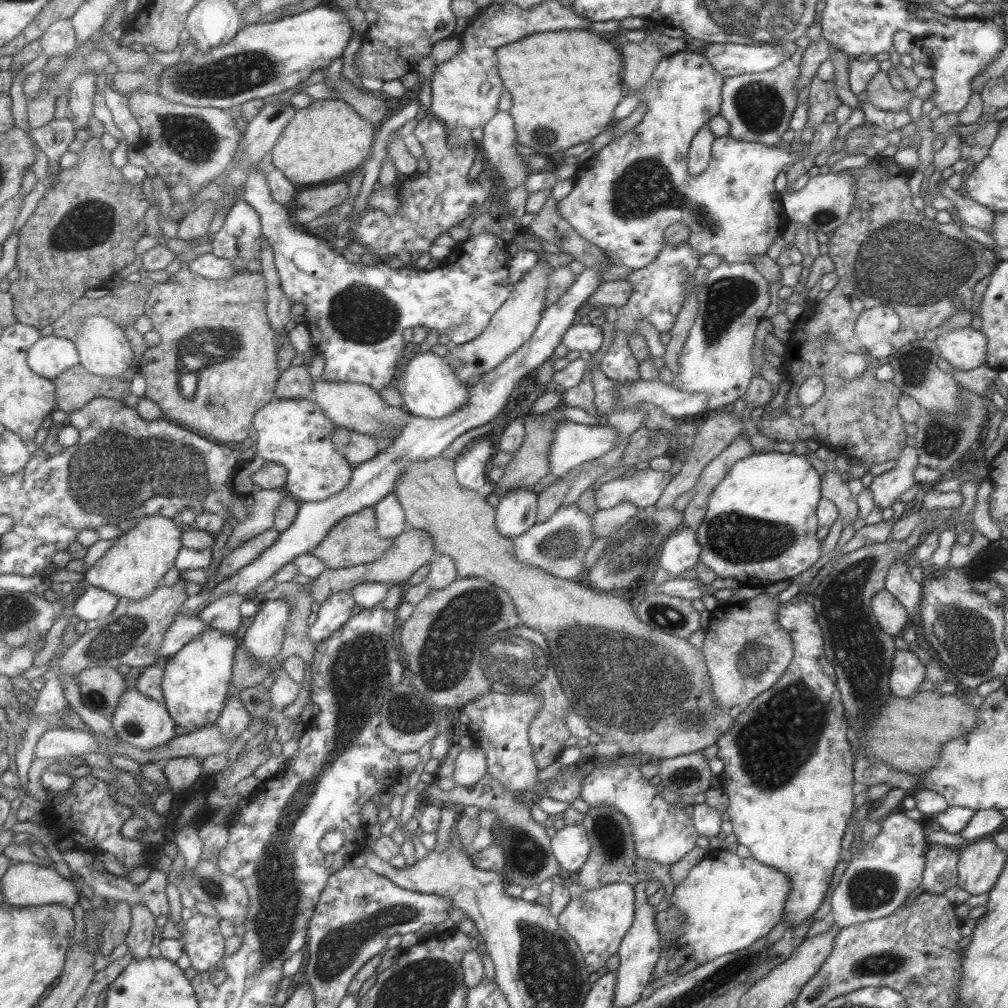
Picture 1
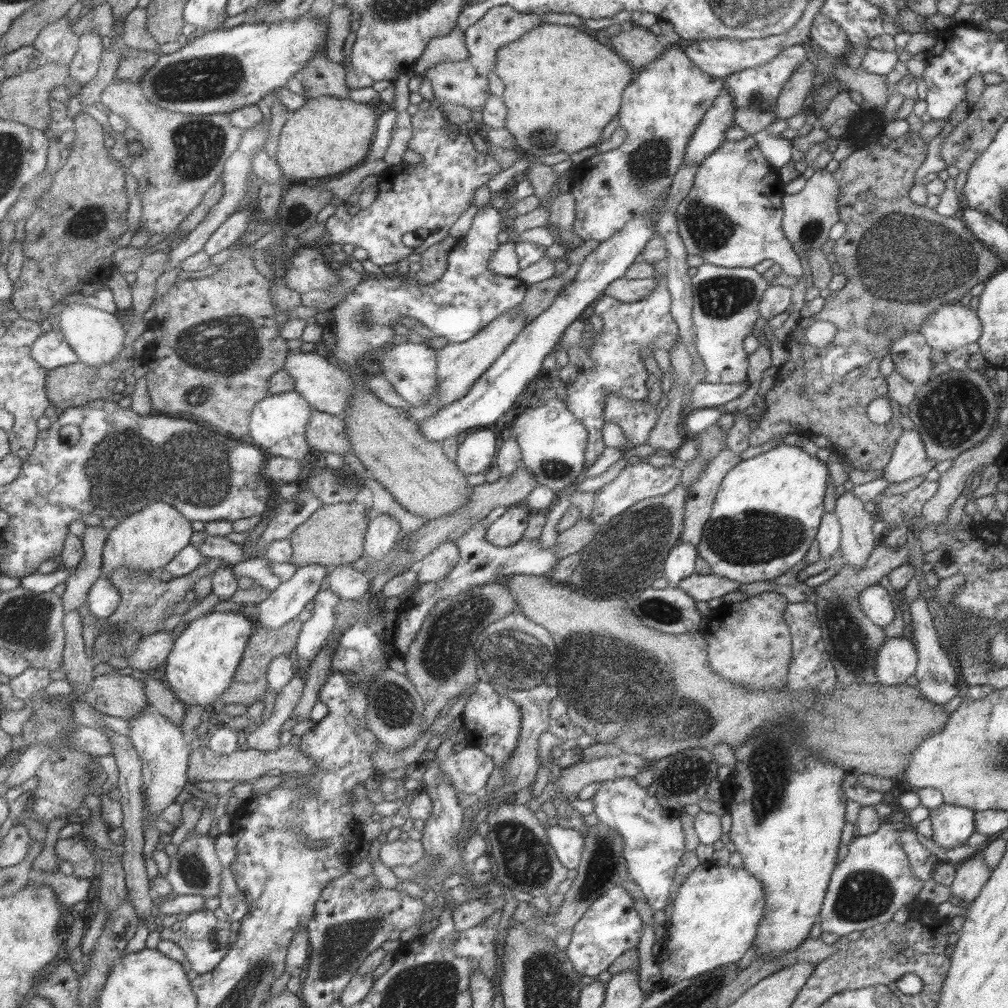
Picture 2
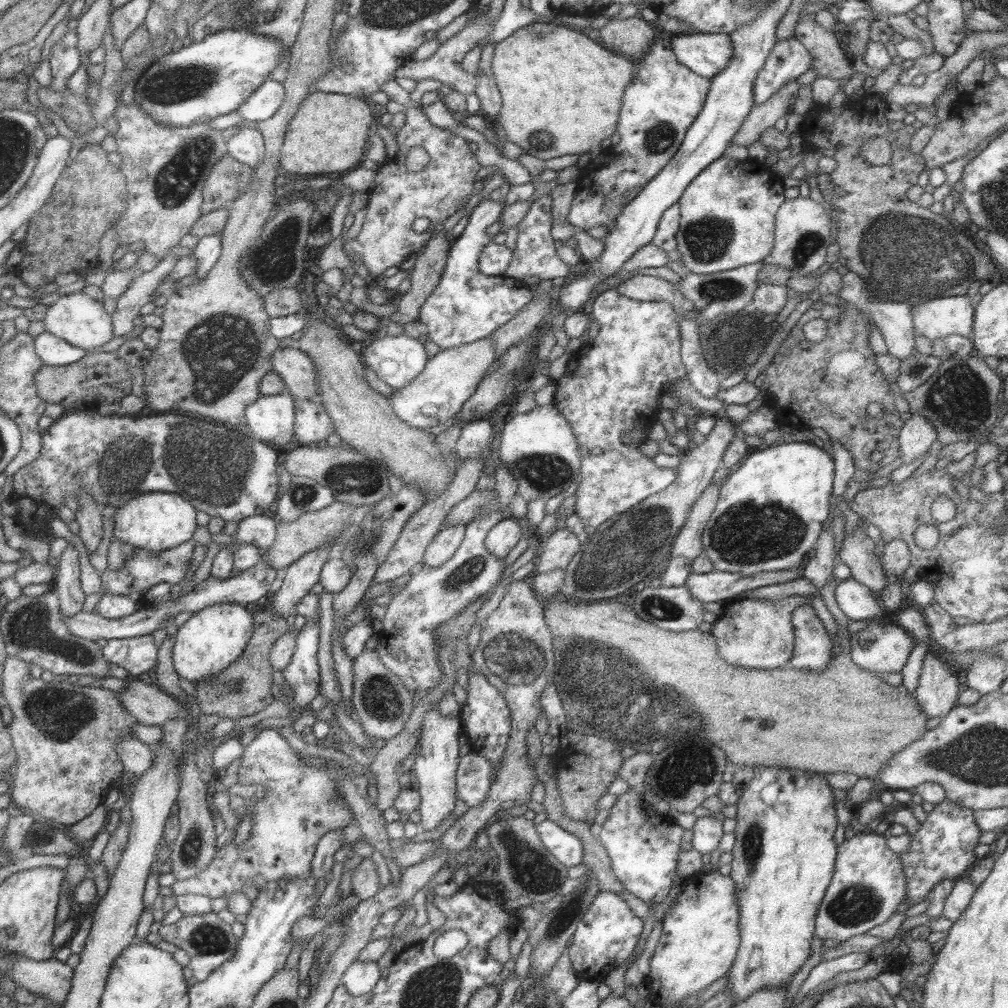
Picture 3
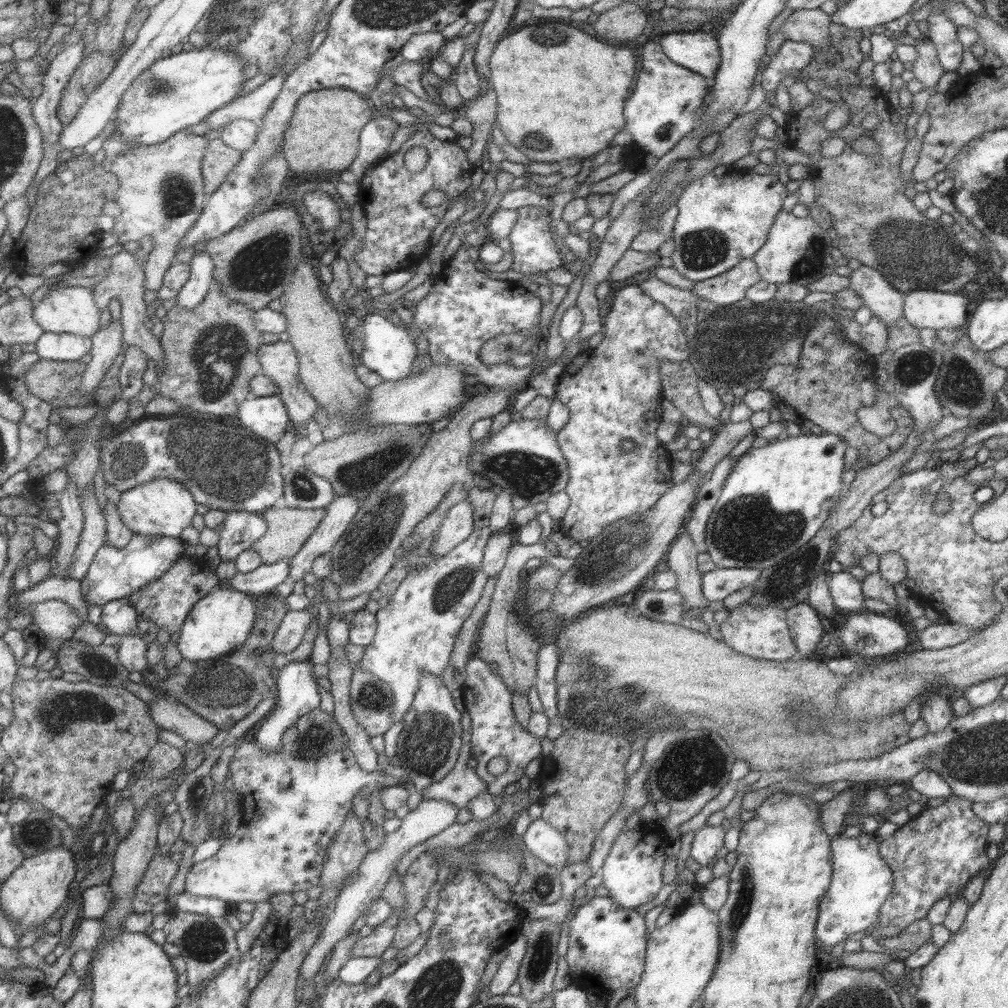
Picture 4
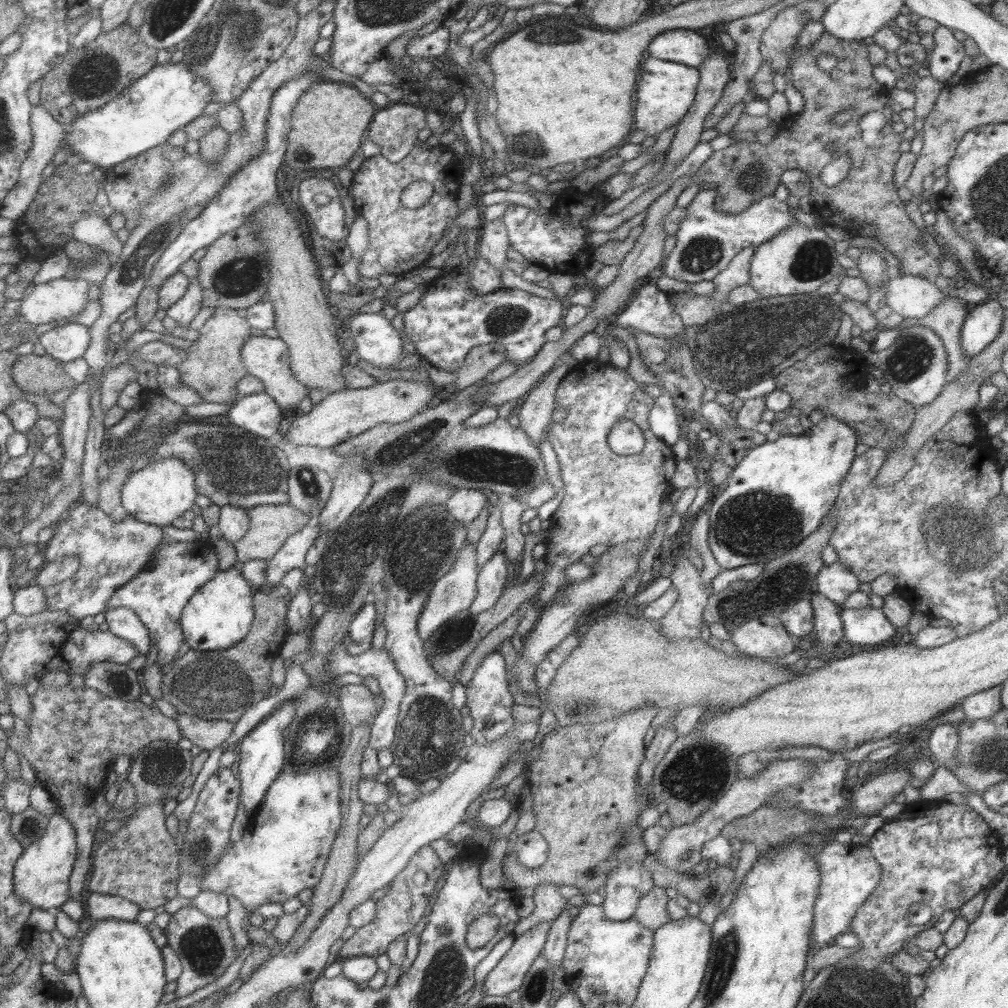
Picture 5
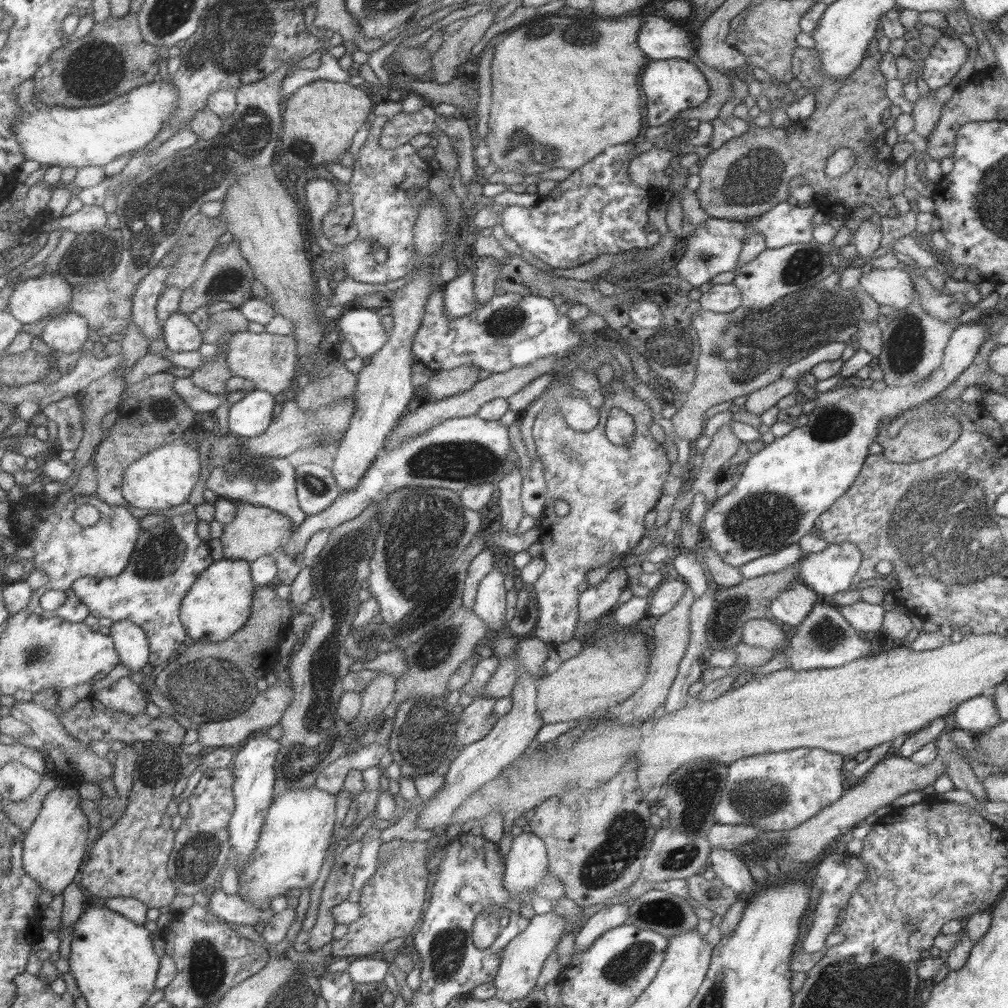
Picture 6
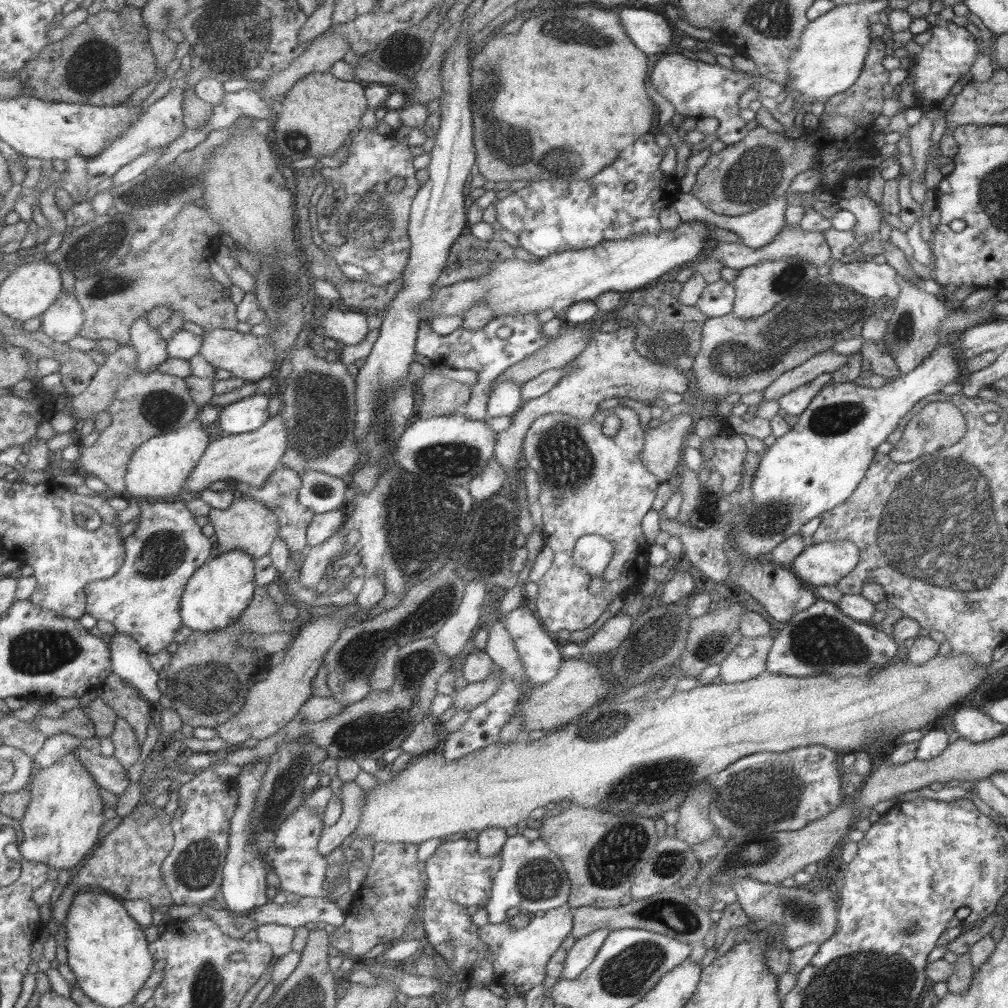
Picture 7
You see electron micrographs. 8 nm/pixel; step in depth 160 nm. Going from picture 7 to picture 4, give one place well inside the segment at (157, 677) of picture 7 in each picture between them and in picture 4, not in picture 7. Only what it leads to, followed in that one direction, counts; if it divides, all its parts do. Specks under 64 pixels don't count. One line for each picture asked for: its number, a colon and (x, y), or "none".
4: (118, 616)
5: (122, 622)
6: (130, 642)

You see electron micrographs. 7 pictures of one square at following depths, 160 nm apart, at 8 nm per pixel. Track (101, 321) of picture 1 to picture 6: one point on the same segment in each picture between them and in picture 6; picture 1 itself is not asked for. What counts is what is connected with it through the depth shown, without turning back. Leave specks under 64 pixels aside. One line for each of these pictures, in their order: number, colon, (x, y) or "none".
2: (96, 337)
3: (80, 321)
4: (72, 310)
5: (60, 300)
6: (32, 299)

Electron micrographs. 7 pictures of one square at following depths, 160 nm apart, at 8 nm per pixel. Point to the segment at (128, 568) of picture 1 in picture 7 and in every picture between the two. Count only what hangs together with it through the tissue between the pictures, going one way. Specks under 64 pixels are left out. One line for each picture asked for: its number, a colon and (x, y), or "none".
2: (147, 540)
3: (156, 522)
4: (164, 507)
5: (162, 491)
6: (164, 477)
7: (158, 469)

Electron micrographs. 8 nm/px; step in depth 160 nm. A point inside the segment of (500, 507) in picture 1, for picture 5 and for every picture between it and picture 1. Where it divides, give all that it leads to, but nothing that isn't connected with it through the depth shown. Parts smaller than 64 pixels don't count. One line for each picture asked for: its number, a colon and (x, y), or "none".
2: (509, 528)
3: (500, 540)
4: (495, 552)
5: (491, 579)

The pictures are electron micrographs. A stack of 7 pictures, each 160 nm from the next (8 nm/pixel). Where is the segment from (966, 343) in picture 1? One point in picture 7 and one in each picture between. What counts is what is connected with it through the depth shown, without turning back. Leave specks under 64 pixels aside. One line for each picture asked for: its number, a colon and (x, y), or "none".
2: (951, 325)
3: (937, 318)
4: (932, 309)
5: (910, 296)
6: (892, 287)
7: (874, 281)

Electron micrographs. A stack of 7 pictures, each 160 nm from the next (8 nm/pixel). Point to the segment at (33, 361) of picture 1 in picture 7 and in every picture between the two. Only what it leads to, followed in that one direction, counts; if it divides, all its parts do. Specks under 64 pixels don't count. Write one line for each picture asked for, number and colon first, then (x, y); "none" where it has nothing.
2: (50, 350)
3: (53, 351)
4: (51, 346)
5: (67, 341)
6: (65, 333)
7: (62, 320)

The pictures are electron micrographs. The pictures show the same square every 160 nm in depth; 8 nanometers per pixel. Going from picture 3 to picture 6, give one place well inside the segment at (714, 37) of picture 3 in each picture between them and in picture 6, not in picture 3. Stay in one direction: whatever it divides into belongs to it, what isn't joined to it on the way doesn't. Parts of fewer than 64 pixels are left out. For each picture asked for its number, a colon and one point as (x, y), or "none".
4: (698, 51)
5: (682, 46)
6: (659, 38)

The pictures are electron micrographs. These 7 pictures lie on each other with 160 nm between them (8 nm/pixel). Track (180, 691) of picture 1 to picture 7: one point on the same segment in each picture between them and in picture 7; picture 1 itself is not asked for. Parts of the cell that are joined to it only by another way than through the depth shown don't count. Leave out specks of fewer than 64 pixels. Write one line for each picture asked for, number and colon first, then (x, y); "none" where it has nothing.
2: (202, 660)
3: (211, 639)
4: (217, 624)
5: (219, 614)
6: (217, 604)
7: (216, 594)

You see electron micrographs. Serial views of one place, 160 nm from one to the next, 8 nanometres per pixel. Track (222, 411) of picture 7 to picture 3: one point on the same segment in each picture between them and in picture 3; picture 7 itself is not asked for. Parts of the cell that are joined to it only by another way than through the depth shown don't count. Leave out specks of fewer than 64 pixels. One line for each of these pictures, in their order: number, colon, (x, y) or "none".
3: (271, 418)
4: (266, 417)
5: (259, 414)
6: (250, 416)

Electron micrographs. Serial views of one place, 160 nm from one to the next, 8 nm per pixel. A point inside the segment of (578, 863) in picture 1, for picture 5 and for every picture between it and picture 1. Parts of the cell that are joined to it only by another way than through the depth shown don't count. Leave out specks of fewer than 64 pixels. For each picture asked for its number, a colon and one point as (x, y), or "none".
2: (567, 843)
3: (564, 846)
4: (546, 843)
5: (531, 848)

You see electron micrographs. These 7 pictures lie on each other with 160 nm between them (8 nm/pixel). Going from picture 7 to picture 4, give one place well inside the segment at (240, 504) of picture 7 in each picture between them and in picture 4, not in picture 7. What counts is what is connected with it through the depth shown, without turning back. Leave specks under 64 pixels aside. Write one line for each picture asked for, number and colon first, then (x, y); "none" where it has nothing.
4: (287, 529)
5: (270, 526)
6: (255, 530)

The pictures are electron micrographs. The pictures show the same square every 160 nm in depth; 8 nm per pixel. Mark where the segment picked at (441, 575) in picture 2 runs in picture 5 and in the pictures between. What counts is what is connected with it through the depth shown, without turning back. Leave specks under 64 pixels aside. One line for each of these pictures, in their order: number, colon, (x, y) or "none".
3: (442, 547)
4: (456, 526)
5: (464, 505)

